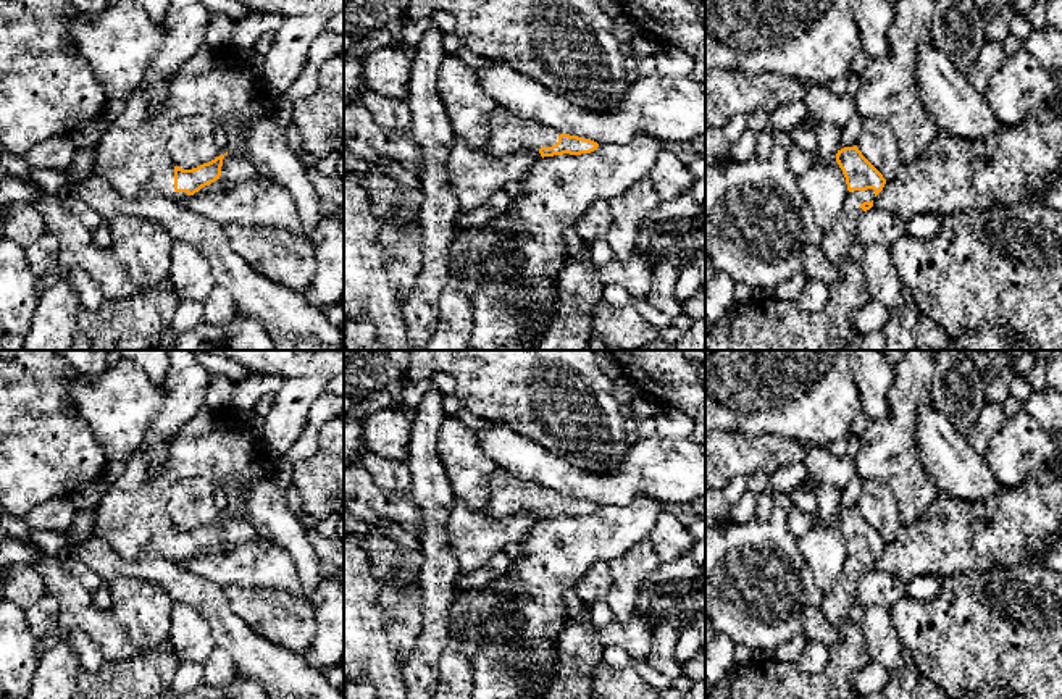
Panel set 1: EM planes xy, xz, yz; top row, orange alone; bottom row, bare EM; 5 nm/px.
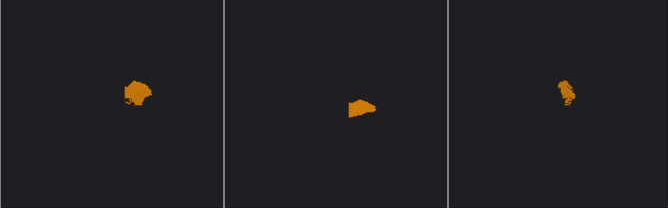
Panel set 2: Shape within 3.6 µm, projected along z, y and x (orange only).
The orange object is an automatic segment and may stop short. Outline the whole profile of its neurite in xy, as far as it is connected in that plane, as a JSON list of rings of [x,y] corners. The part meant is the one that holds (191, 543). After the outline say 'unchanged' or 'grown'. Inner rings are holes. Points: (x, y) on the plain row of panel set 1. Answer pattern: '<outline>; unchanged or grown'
[[[203,404],[168,442],[168,458],[161,468],[152,468],[144,444],[136,449],[126,462],[126,471],[110,484],[97,507],[94,536],[126,562],[139,560],[144,555],[163,555],[174,562],[194,557],[220,541],[224,517],[192,531],[176,528],[166,510],[171,489],[182,479],[203,478],[226,496],[229,488],[244,489],[253,476],[271,476],[271,465],[261,441],[252,436],[247,416],[232,410],[216,413]]]; grown

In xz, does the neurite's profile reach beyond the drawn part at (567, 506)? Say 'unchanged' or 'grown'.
grown

